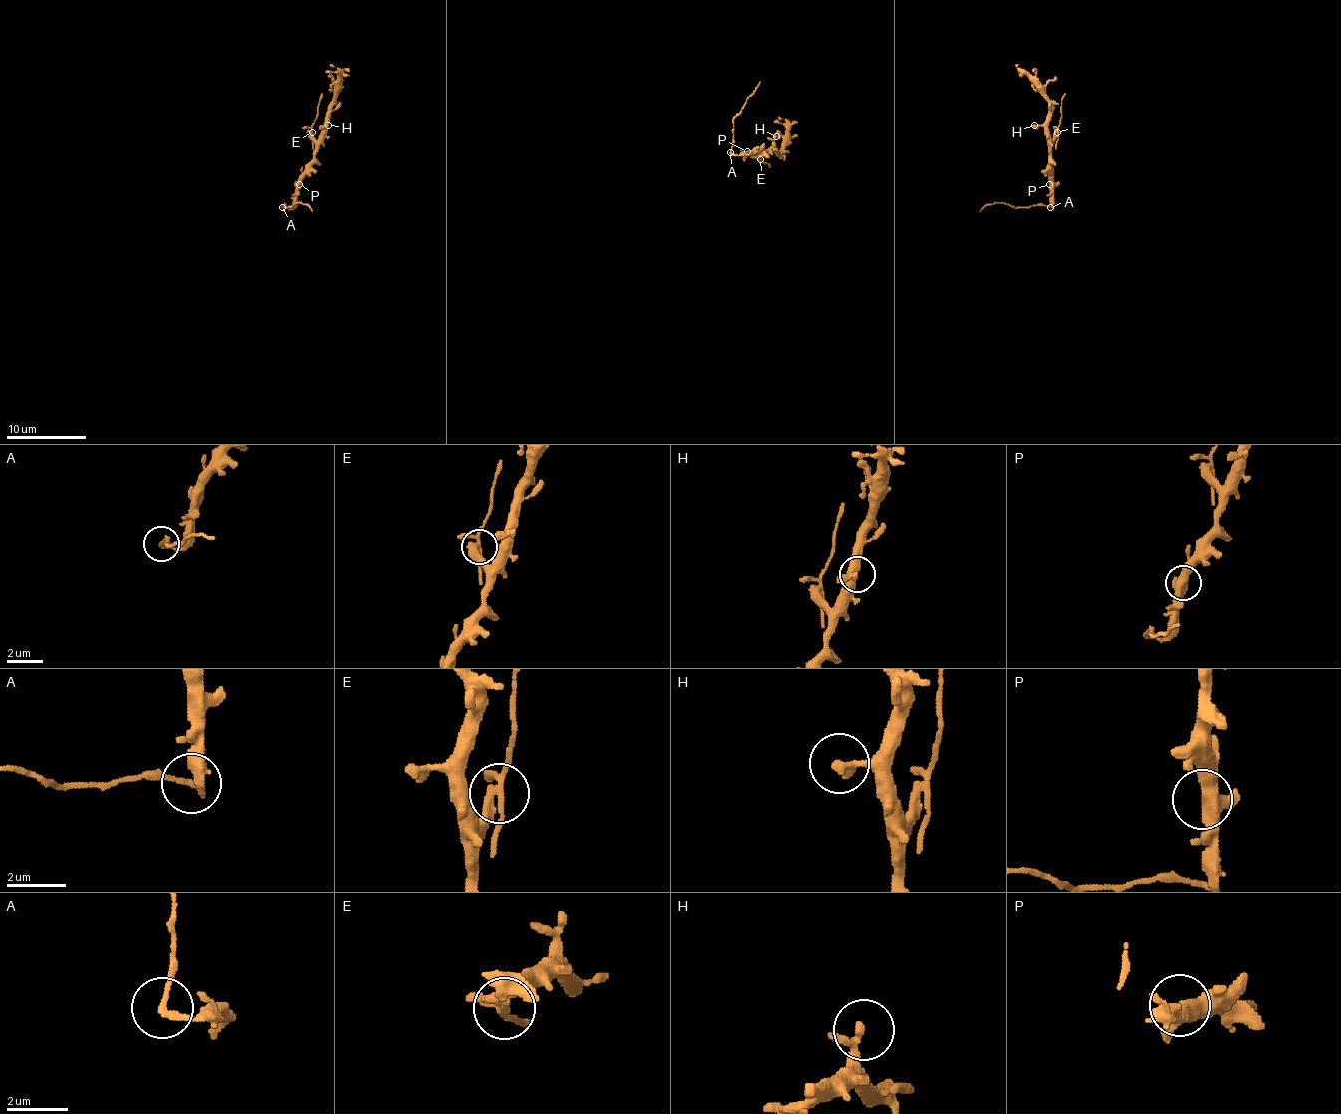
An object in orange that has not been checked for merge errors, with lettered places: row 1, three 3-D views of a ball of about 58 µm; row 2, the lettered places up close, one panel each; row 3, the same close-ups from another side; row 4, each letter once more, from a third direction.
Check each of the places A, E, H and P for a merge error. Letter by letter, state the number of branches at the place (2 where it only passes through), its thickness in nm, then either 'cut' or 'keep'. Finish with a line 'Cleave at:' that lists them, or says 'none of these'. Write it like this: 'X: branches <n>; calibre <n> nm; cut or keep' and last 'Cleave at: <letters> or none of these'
A: branches 2; calibre 190 nm; cut
E: branches 3; calibre 280 nm; cut
H: branches 2; calibre 220 nm; keep
P: branches 3; calibre 400 nm; keep
Cleave at: A, E

